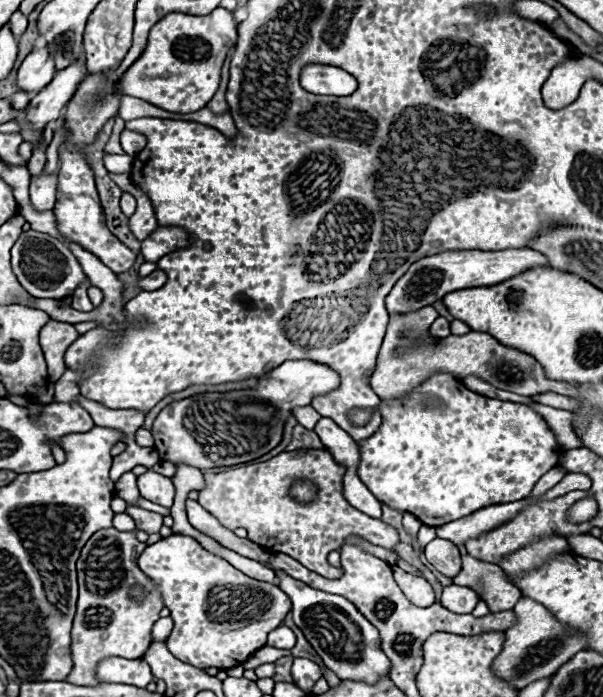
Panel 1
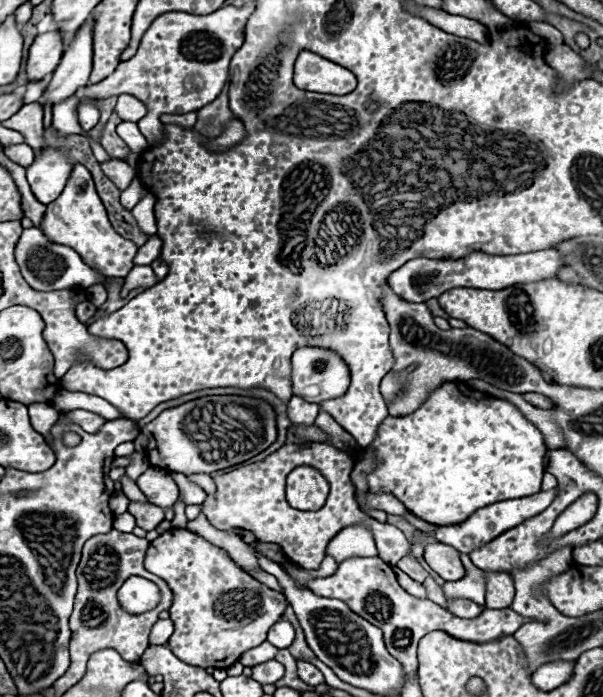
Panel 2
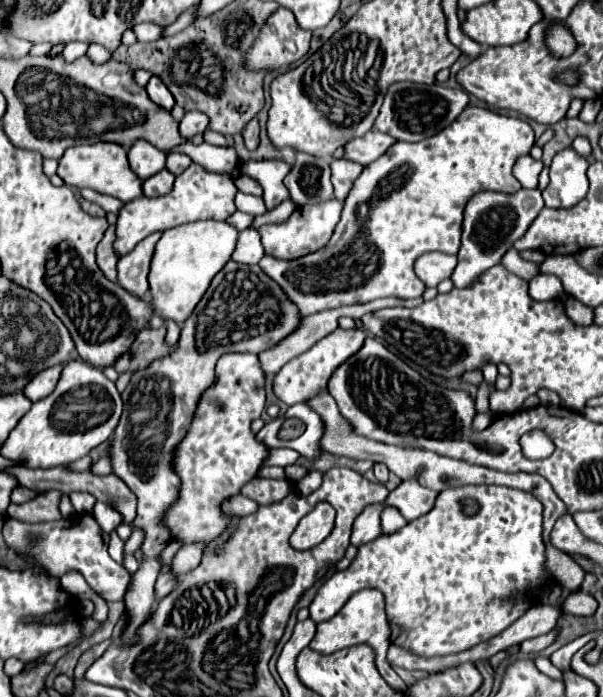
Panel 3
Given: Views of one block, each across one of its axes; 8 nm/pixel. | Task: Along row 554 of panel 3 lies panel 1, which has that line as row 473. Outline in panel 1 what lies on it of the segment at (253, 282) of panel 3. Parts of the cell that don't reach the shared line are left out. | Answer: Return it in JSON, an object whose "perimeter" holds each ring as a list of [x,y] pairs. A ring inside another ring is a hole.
{"perimeter":[[[148,470],[146,474],[138,476],[138,488],[140,488],[140,496],[156,502],[160,506],[170,508],[174,502],[174,484],[168,476],[162,476],[158,472]]]}

